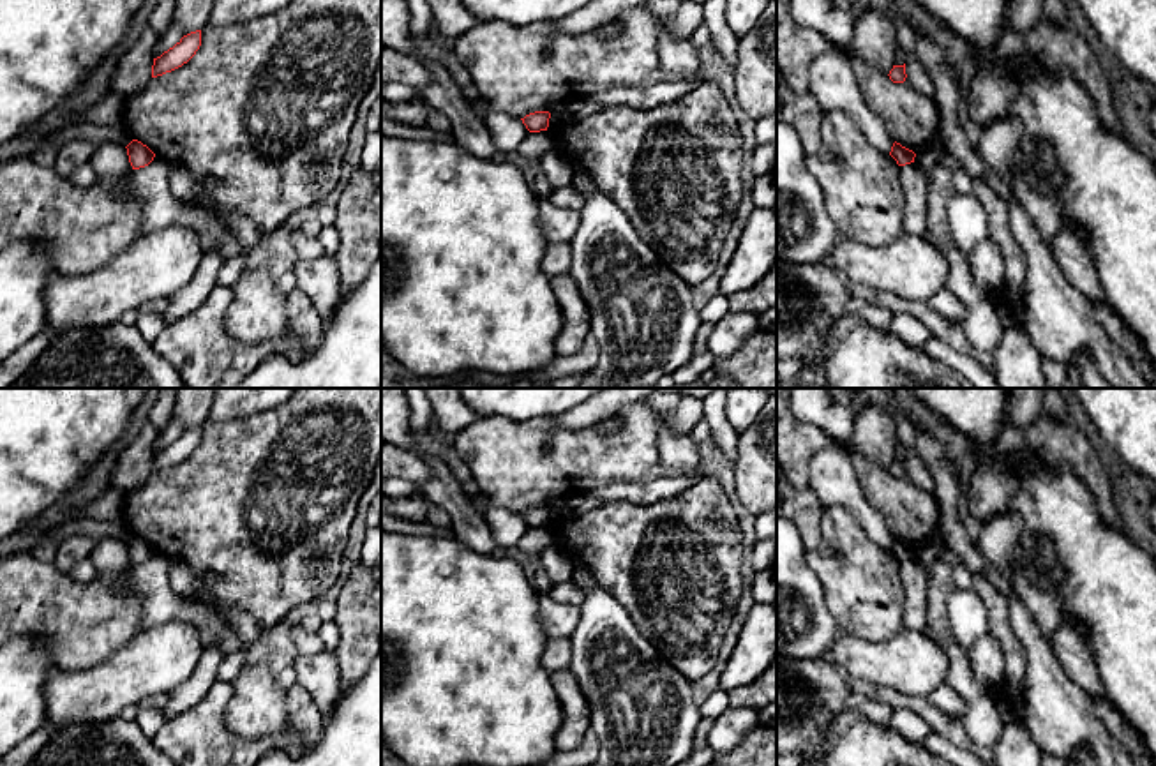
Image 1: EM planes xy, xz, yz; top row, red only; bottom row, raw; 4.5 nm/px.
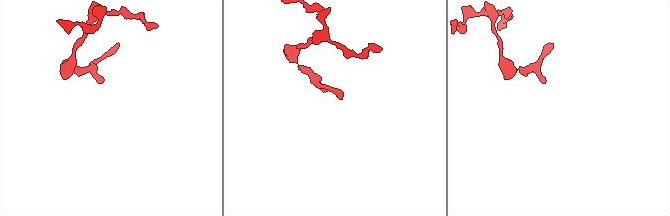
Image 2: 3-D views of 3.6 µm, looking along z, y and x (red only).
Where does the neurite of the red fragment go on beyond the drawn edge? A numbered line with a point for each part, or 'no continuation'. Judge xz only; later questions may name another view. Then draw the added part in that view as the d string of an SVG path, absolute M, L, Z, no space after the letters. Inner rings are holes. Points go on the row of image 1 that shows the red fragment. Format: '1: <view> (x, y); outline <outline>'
no continuation

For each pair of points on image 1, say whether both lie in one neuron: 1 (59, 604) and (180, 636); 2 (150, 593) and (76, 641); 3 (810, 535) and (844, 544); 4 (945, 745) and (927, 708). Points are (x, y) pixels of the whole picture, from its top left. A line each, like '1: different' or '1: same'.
1: different
2: different
3: different
4: different

